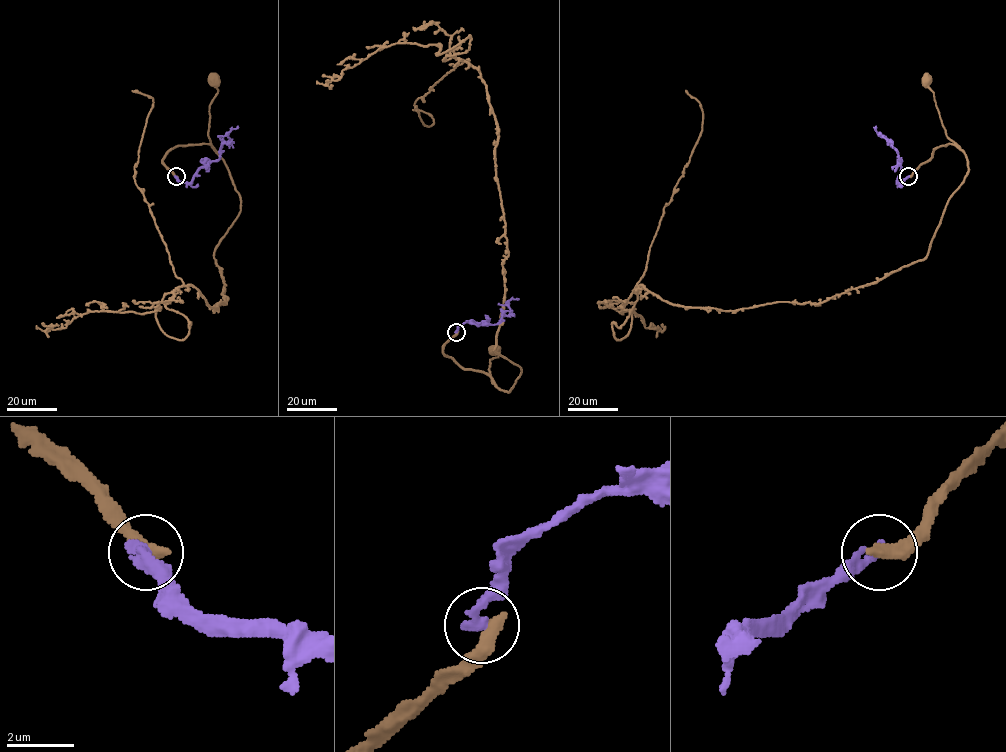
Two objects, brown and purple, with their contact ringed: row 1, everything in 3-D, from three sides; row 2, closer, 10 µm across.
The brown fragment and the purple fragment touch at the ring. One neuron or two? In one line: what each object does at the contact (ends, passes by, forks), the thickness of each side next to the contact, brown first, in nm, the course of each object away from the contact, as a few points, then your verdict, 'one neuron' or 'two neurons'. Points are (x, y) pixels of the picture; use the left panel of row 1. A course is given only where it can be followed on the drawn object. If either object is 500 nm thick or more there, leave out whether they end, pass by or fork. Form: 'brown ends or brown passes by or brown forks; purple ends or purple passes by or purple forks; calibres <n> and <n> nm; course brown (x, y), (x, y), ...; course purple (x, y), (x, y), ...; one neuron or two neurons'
brown ends; purple ends; calibres 480 and 380 nm; course brown (175, 177), (163, 163), (166, 154), (178, 145), (211, 145), (208, 135), (209, 107), (218, 90), (215, 80); course purple (175, 177), (188, 183), (200, 168), (216, 160), (221, 146), (229, 141), (226, 134), (238, 126); two neurons

